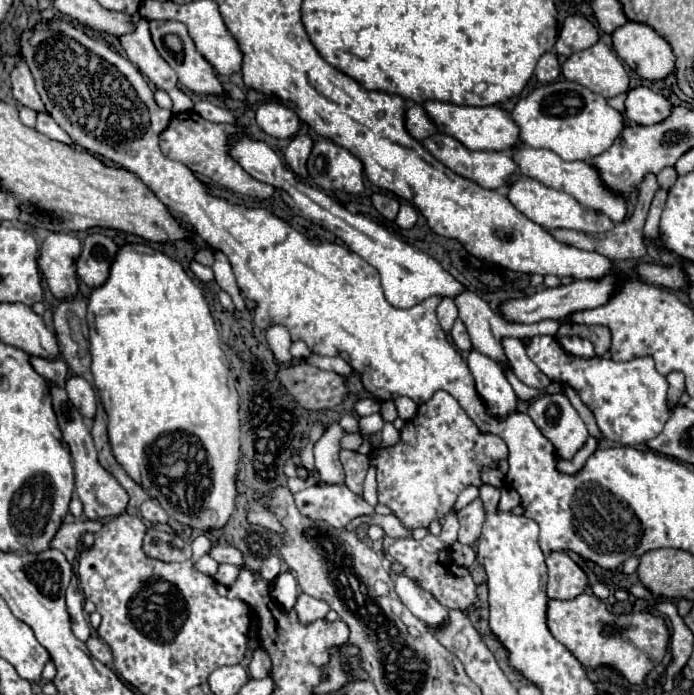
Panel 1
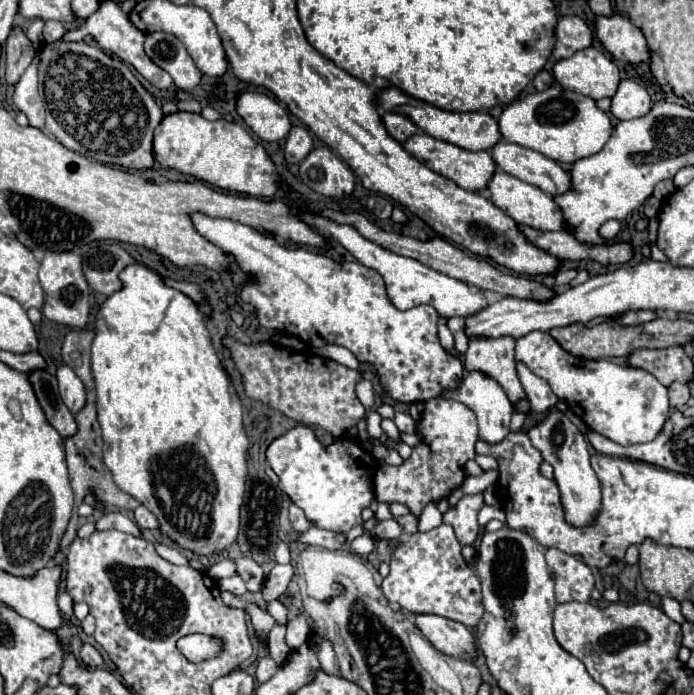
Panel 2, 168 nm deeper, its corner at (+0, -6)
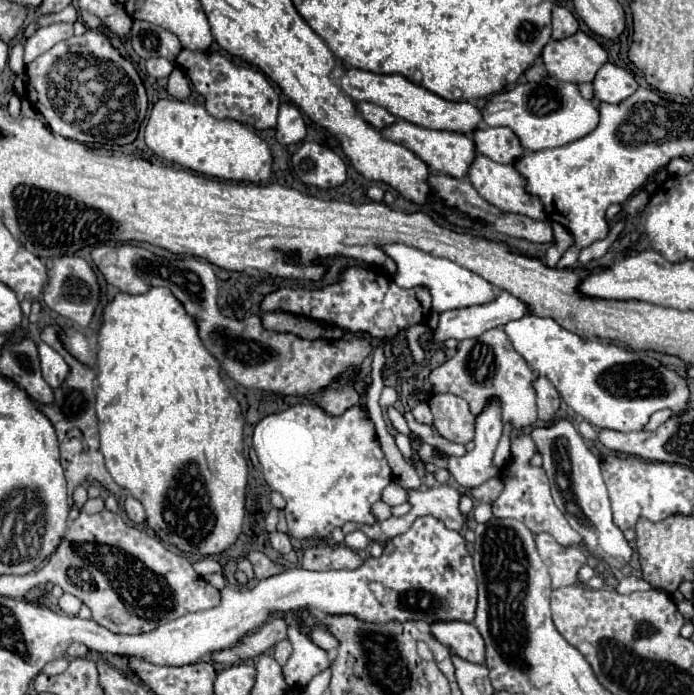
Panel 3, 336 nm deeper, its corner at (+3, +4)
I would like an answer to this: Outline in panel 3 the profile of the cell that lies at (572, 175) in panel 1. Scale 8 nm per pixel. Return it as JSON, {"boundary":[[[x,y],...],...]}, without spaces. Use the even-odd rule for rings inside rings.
{"boundary":[[[478,126],[472,134],[472,140],[480,154],[500,164],[514,164],[524,154],[520,140],[514,136],[514,132],[510,132],[510,128]]]}

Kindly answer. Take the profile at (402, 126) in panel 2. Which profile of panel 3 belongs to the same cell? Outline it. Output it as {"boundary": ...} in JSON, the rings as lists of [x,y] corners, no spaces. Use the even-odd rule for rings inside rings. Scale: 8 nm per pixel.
{"boundary":[[[358,102],[356,108],[358,108],[360,116],[362,116],[370,126],[374,126],[376,130],[386,128],[386,126],[390,126],[390,124],[396,120],[388,110],[384,110],[384,108],[378,106],[378,104],[372,104],[372,102]]]}

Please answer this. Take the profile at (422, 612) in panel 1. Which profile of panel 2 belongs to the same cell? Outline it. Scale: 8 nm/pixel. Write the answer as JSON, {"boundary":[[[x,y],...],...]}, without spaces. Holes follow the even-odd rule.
{"boundary":[[[415,614],[415,624],[423,636],[443,654],[465,660],[475,658],[475,638],[461,624],[437,614]]]}

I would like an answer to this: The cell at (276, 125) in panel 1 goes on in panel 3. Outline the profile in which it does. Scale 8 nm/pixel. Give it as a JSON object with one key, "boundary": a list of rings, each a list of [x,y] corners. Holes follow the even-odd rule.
{"boundary":[[[182,48],[182,52],[176,56],[176,66],[186,74],[194,90],[202,94],[204,106],[210,112],[210,116],[218,120],[234,118],[236,122],[248,124],[256,130],[276,126],[280,98],[262,72],[246,66],[234,66],[234,62],[220,52],[202,52],[202,50],[194,52],[188,48]]]}

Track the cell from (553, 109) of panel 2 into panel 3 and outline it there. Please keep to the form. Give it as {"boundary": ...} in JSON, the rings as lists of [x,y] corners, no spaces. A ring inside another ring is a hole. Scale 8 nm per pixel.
{"boundary":[[[544,78],[536,84],[518,84],[512,90],[494,94],[482,108],[482,120],[488,126],[510,128],[526,152],[536,152],[544,148],[556,148],[570,144],[598,126],[598,110],[590,100],[584,100],[576,84]]]}

